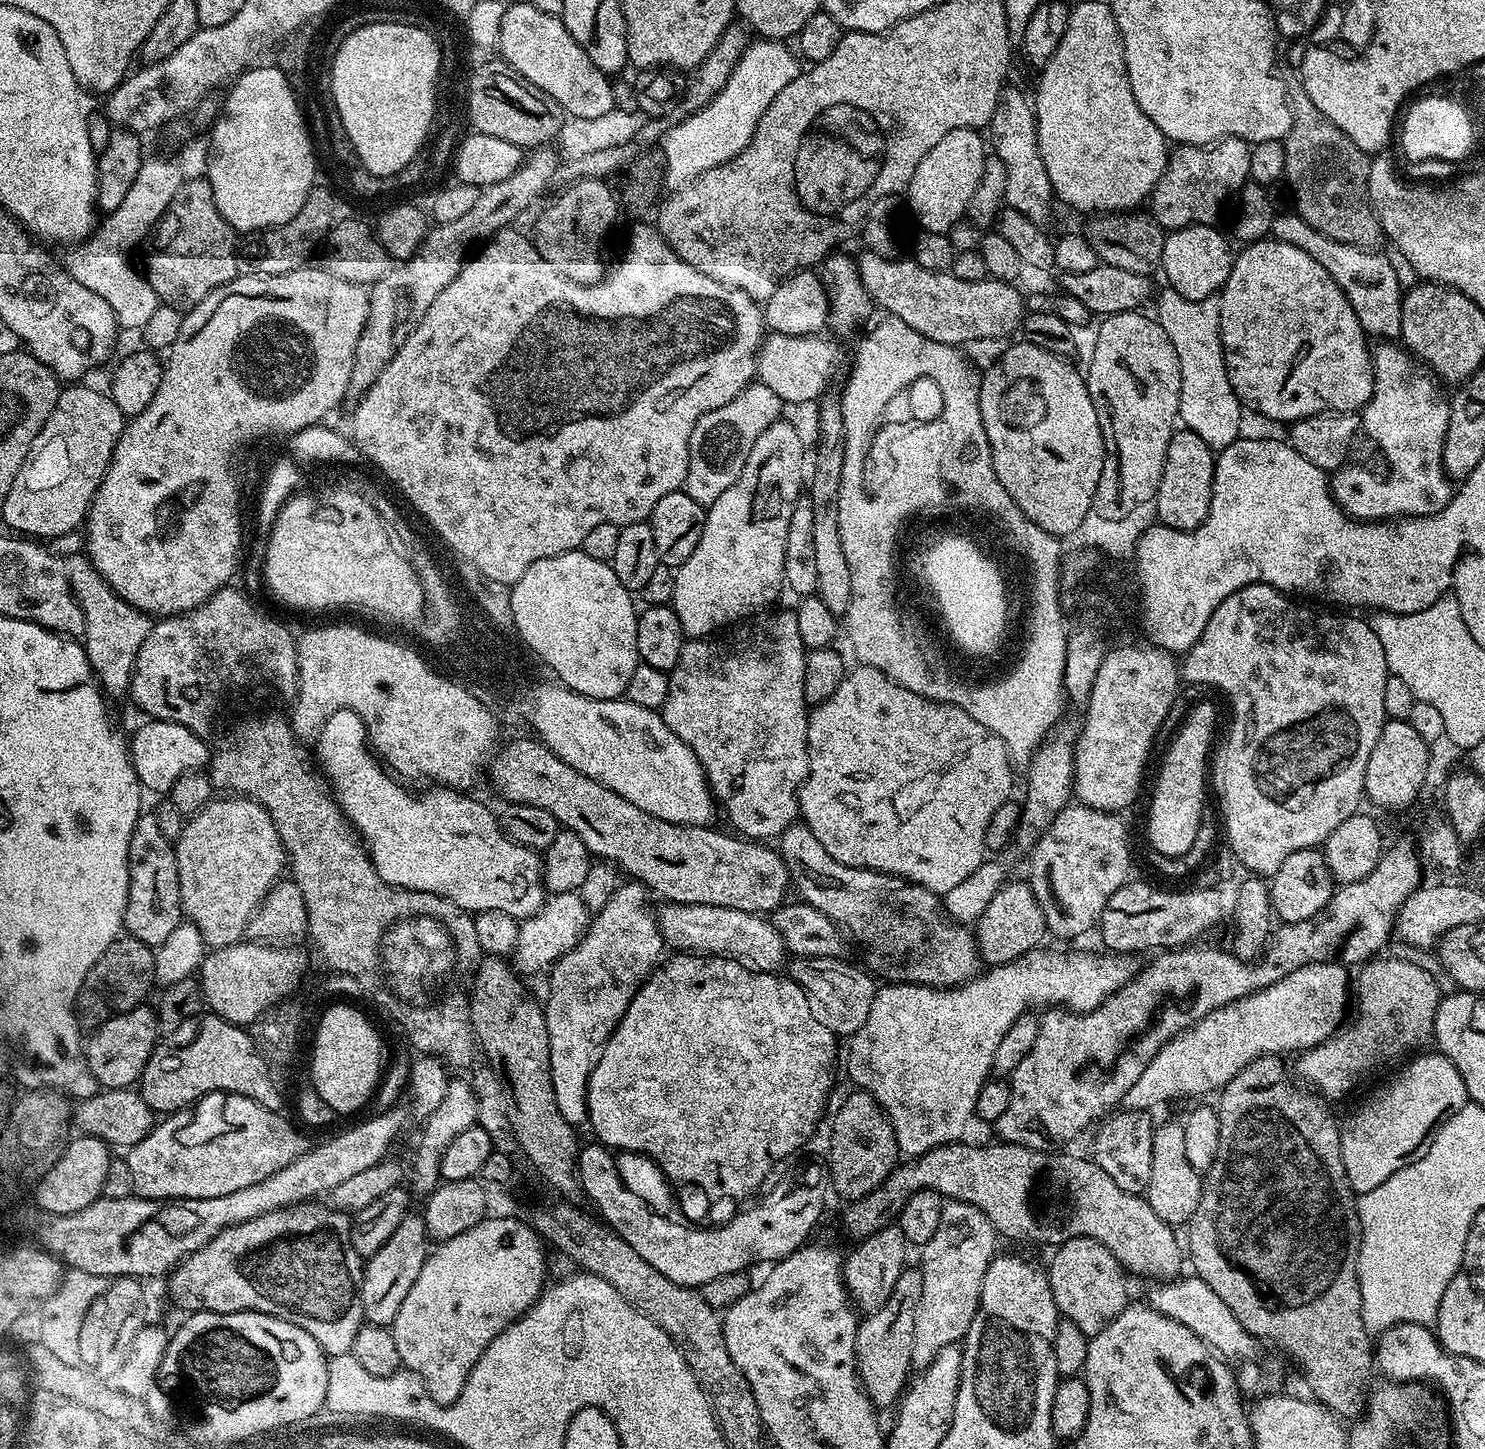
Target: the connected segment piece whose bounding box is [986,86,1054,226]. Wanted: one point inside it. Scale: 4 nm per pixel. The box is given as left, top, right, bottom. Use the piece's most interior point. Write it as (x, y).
(1013, 125)

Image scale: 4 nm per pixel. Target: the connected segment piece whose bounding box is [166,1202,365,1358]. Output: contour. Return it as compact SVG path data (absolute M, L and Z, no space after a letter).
M305 1202L303 1204L293 1204L291 1208L279 1208L273 1212L262 1214L250 1222L235 1224L232 1228L227 1228L222 1234L218 1234L206 1245L203 1250L196 1252L188 1257L181 1264L177 1264L167 1277L168 1292L172 1295L172 1300L180 1308L188 1308L189 1313L194 1312L261 1312L274 1318L282 1318L310 1334L314 1342L324 1351L325 1356L331 1358L334 1356L346 1356L351 1353L354 1346L354 1338L358 1330L365 1323L364 1316L358 1316L358 1312L350 1312L350 1318L346 1324L340 1324L336 1328L336 1250L350 1250L352 1244L352 1220L347 1211L337 1211L331 1206L323 1208L320 1202Z

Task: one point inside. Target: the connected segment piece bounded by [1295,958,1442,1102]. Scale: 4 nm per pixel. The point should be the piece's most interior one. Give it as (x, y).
(1396, 1001)

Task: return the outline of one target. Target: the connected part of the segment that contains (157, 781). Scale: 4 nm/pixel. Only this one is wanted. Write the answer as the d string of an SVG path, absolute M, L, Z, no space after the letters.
M149 719L130 738L130 751L132 764L140 778L140 783L145 789L158 794L171 793L173 786L187 772L203 769L209 763L210 751L204 745L204 736L194 732L184 724L170 722L169 720Z

